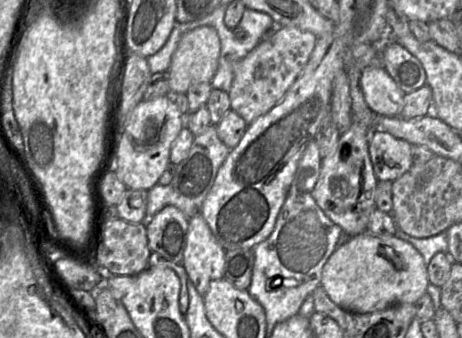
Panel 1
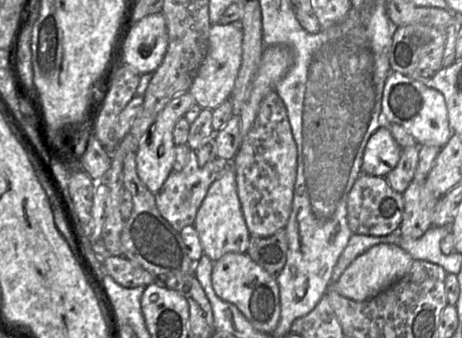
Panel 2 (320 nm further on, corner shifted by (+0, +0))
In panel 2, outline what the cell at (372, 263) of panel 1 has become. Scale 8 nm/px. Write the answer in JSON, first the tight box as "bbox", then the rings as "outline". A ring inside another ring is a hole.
{"bbox":[336,243,412,301],"outline":[[[385,243],[374,245],[355,258],[344,270],[336,282],[336,290],[353,301],[366,301],[402,278],[411,264],[412,257],[398,245]]]}

